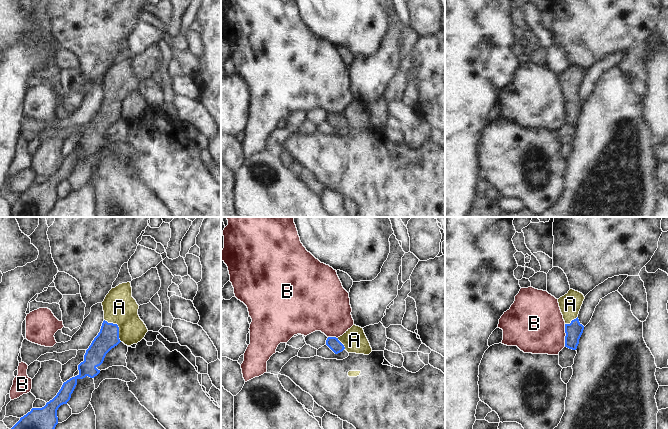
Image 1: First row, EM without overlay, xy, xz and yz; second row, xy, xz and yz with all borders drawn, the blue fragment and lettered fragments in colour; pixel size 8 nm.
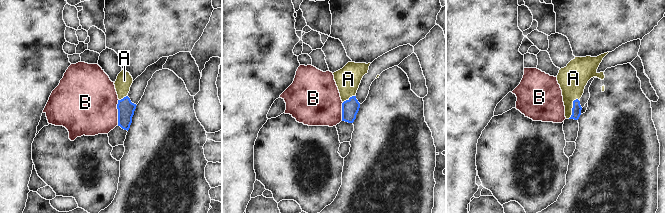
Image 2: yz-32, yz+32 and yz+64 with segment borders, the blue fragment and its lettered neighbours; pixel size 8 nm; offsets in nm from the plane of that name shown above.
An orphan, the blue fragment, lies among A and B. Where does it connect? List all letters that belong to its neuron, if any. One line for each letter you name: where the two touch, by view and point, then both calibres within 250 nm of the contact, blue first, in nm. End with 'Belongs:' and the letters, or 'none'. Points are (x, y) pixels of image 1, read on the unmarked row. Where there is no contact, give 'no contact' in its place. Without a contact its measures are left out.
A: meets blue in xy at (118, 103); 170 nm thick on the blue side, 260 nm on the other
Belongs: A

